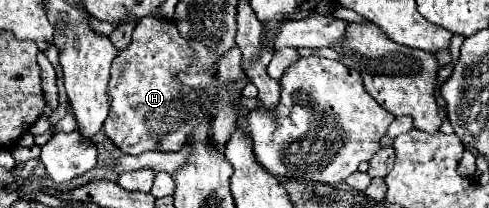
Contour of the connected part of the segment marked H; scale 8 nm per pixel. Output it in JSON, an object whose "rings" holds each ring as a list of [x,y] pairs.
{"rings":[[[143,17],[131,37],[131,43],[127,49],[123,49],[111,65],[111,111],[105,119],[105,135],[127,155],[141,155],[145,151],[179,151],[187,137],[197,129],[201,123],[211,123],[213,115],[217,115],[217,101],[221,91],[221,81],[217,79],[217,69],[213,71],[213,81],[209,87],[187,87],[181,81],[177,81],[177,75],[193,63],[193,49],[189,43],[179,35],[177,25],[171,19],[155,19],[155,17]]]}

